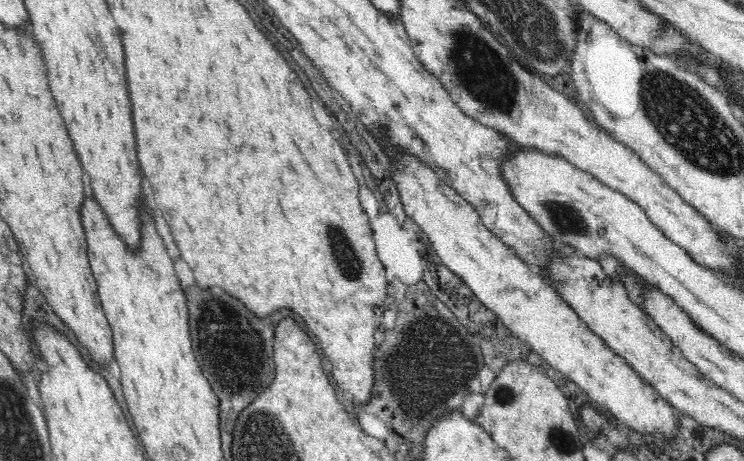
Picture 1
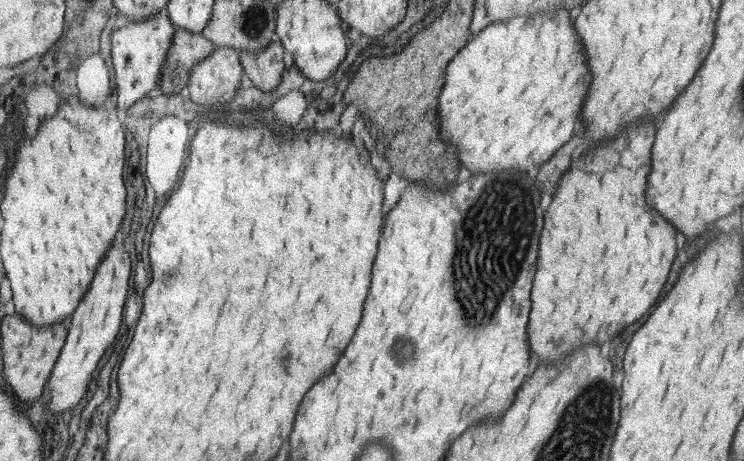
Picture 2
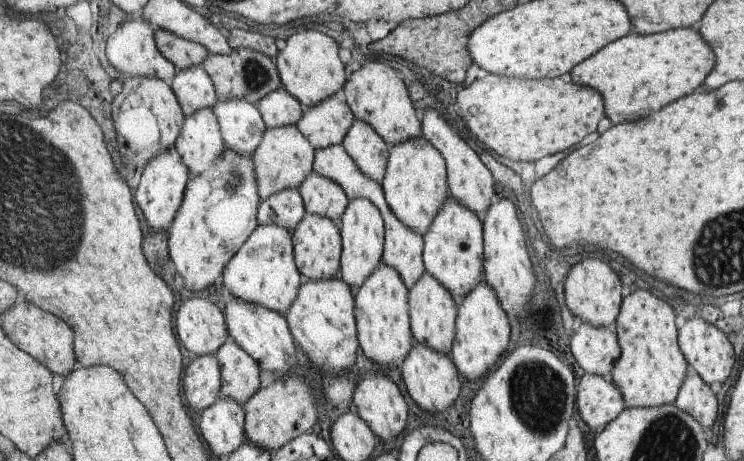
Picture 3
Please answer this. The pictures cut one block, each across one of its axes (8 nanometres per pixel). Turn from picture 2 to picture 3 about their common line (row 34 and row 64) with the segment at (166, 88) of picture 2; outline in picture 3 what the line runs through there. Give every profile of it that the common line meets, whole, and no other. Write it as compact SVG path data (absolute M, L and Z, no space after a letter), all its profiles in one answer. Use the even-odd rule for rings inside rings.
M162 29L157 30L155 40L158 50L178 68L178 71L202 66L205 58L210 54L202 45L187 41Z

